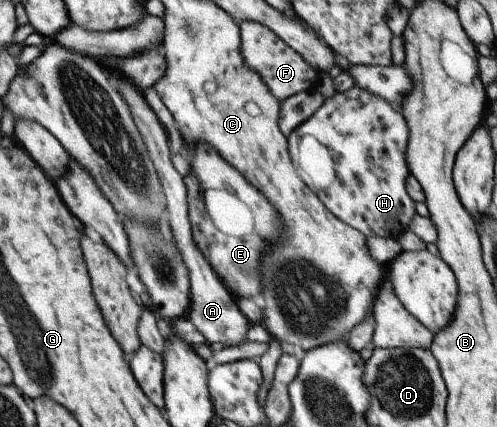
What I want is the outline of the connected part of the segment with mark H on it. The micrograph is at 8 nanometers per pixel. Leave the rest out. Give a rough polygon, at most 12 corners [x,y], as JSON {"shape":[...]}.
{"shape":[[356,86],[287,137],[298,175],[365,237],[416,214],[400,109]]}

